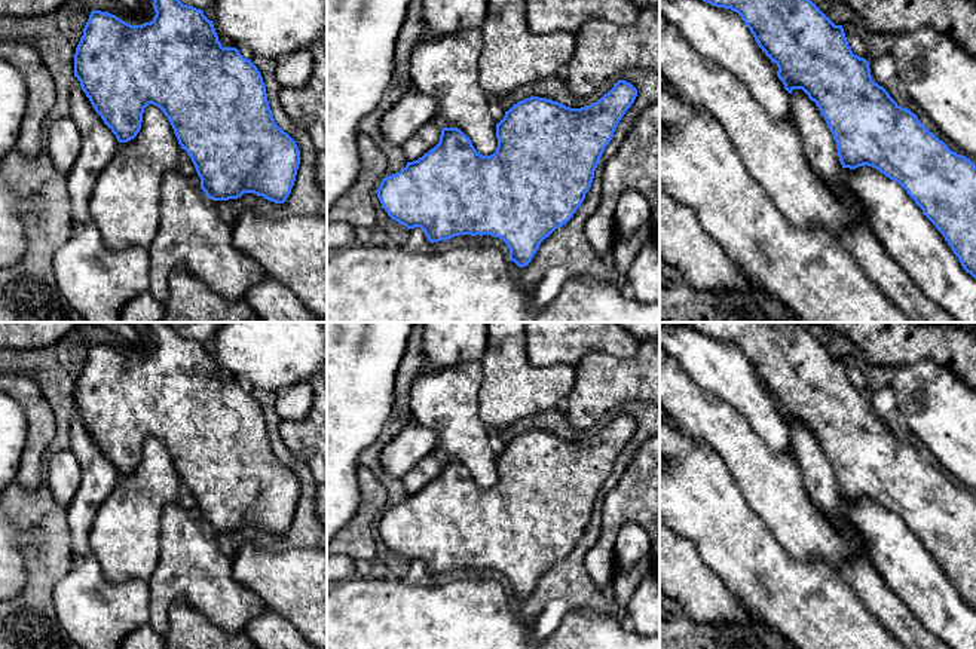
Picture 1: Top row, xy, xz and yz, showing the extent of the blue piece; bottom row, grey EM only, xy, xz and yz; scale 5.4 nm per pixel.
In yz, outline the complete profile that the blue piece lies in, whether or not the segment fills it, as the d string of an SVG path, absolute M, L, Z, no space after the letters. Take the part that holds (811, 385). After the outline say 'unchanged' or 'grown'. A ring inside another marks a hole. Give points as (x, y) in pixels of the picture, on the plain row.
M688 322L700 333L737 345L758 379L778 399L777 408L790 426L798 459L811 502L833 523L842 517L842 502L868 498L899 515L943 567L963 601L976 612L976 498L957 487L930 465L911 443L900 440L875 416L869 395L853 386L842 358L835 358L811 333L787 322Z | grown

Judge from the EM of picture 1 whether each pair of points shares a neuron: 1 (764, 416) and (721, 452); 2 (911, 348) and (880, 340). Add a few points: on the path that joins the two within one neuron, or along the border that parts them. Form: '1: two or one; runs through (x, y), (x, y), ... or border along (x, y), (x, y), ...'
1: two; border along (727, 401), (774, 452)
2: one; runs through (903, 340), (887, 340)

